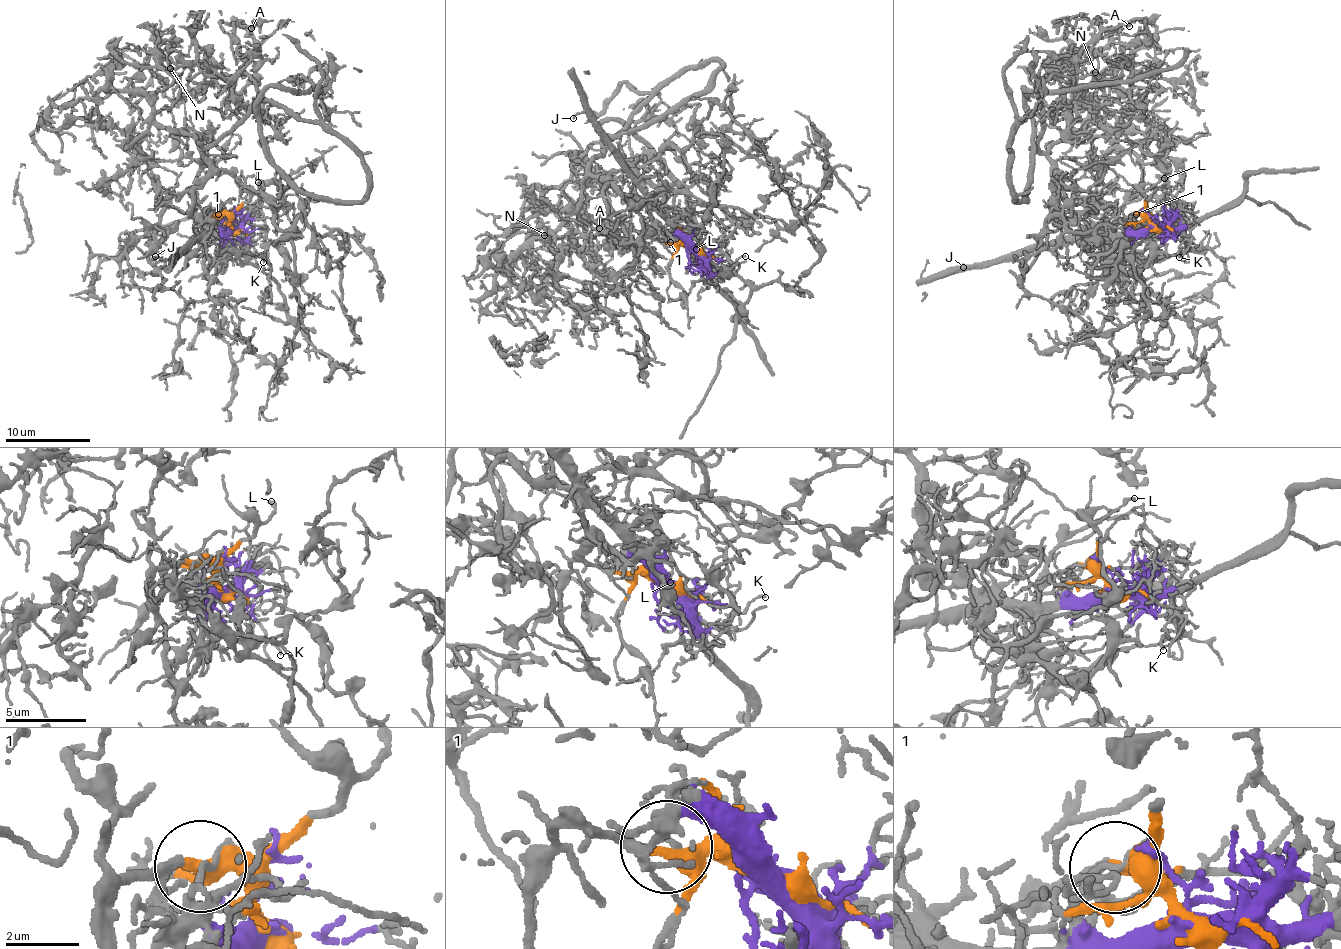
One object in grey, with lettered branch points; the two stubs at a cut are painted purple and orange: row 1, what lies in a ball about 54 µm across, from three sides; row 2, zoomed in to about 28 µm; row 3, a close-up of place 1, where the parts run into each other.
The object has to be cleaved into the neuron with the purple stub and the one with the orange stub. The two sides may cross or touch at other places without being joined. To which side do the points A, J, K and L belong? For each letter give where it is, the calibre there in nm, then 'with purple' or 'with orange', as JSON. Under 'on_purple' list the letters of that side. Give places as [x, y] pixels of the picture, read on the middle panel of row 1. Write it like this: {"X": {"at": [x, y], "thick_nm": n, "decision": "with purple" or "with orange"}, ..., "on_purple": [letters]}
{"A": {"at": [599, 228], "thick_nm": 140, "decision": "with orange"}, "J": {"at": [573, 118], "thick_nm": 130, "decision": "with purple"}, "K": {"at": [745, 256], "thick_nm": 130, "decision": "with purple"}, "L": {"at": [696, 249], "thick_nm": 240, "decision": "with orange"}, "on_purple": ["J", "K"]}

